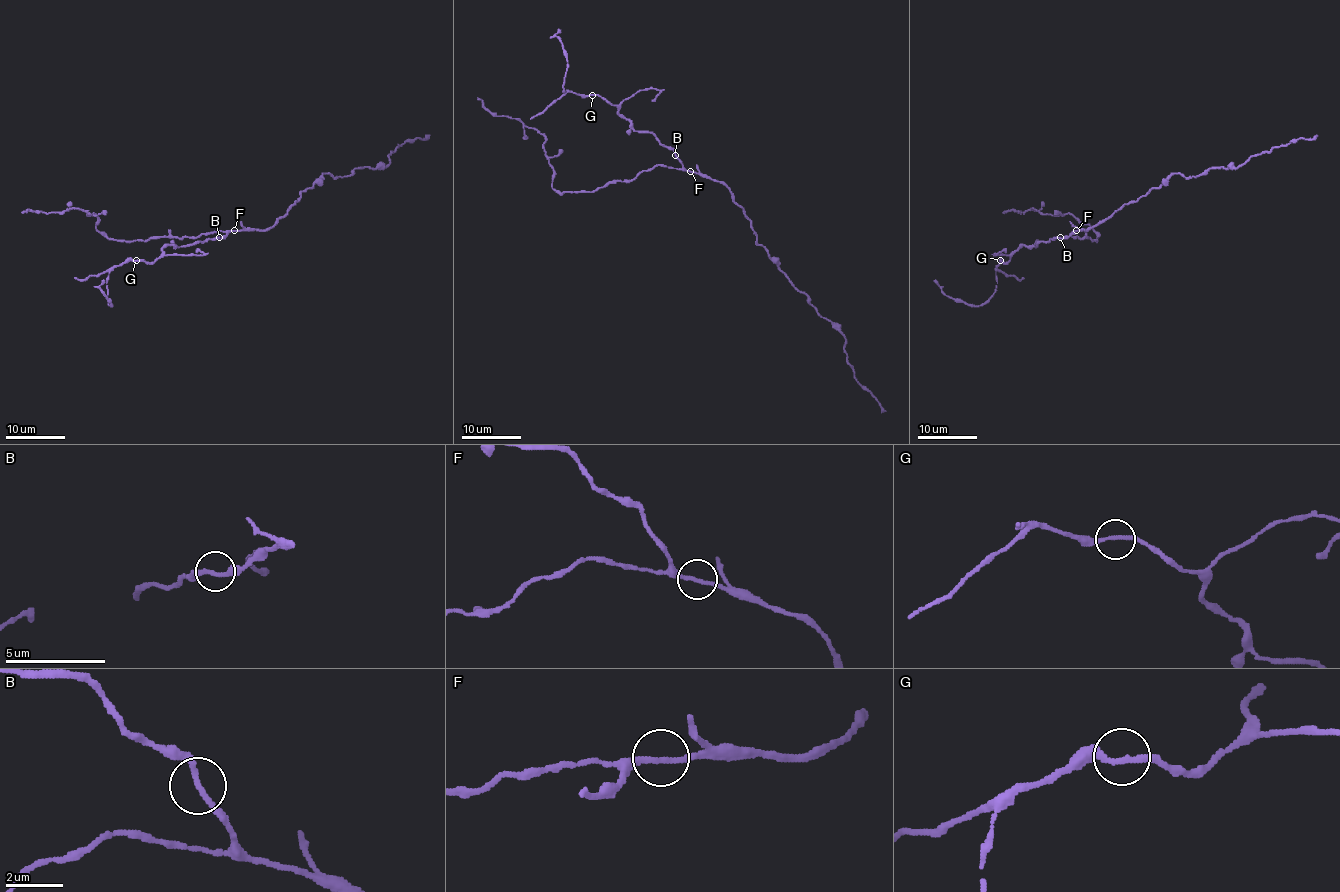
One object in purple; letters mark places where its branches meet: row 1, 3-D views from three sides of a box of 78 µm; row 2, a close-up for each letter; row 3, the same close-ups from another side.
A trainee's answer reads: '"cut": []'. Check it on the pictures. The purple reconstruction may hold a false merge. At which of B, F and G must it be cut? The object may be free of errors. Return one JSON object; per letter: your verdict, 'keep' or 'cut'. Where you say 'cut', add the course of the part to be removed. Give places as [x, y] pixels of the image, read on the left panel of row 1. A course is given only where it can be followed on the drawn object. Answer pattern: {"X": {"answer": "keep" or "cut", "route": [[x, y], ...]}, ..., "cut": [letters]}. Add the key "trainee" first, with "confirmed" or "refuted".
{"trainee": "confirmed", "B": {"answer": "keep"}, "F": {"answer": "keep"}, "G": {"answer": "keep"}, "cut": []}

